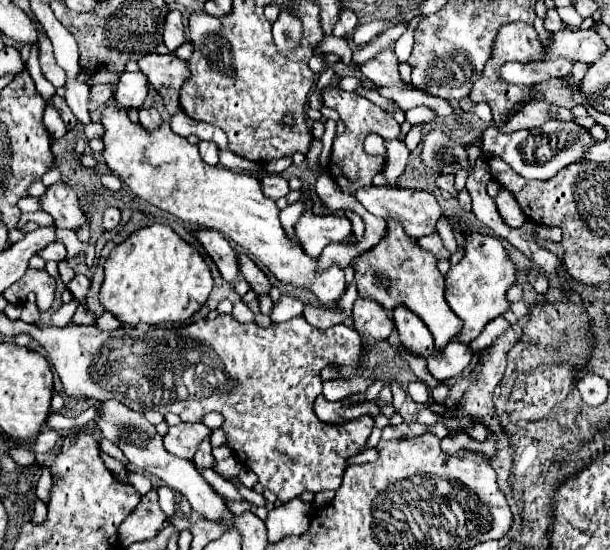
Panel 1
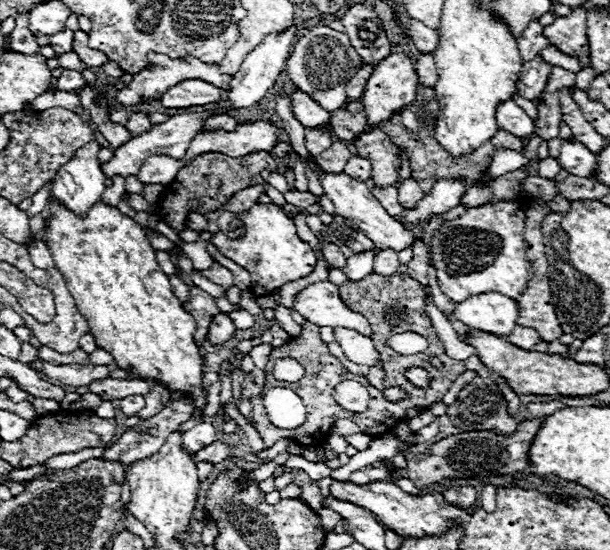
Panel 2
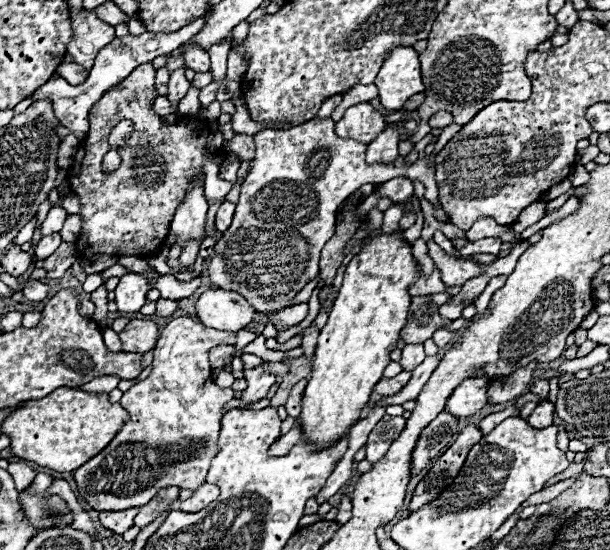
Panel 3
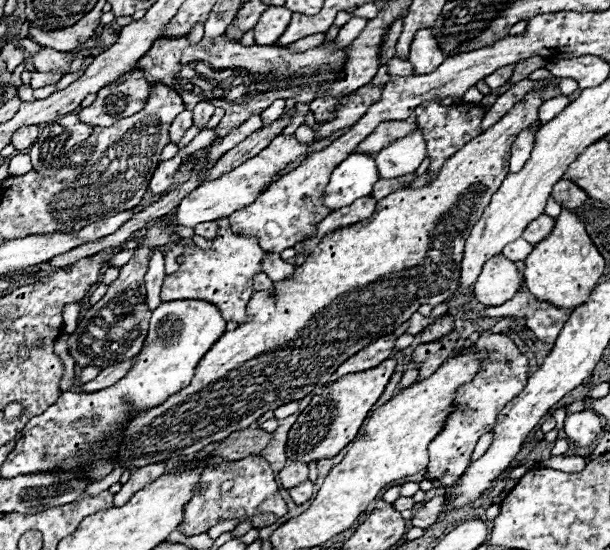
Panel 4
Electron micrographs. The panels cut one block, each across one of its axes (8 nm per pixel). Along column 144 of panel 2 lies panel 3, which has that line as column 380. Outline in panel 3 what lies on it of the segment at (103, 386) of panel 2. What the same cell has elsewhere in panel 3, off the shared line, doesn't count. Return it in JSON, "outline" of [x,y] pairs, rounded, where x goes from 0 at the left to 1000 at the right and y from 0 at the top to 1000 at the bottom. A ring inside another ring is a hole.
{"outline":[[[656,676],[652,684],[646,684],[646,687],[630,687],[630,691],[623,691],[620,698],[616,698],[616,705],[613,705],[613,713],[616,716],[623,716],[623,720],[646,720],[646,716],[652,716],[669,695],[672,695],[672,687],[675,687],[675,676]]]}

